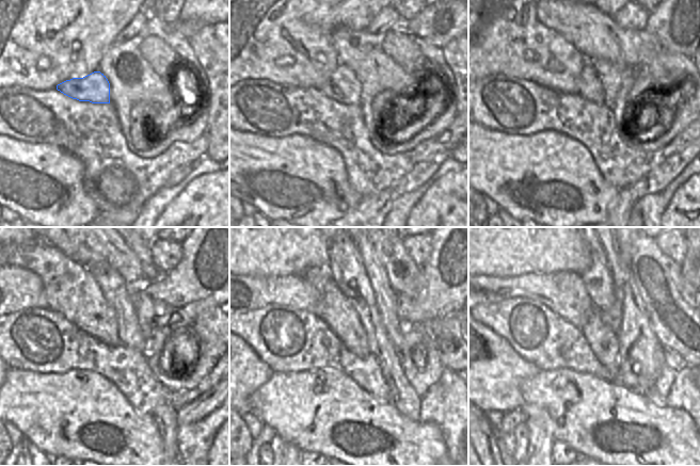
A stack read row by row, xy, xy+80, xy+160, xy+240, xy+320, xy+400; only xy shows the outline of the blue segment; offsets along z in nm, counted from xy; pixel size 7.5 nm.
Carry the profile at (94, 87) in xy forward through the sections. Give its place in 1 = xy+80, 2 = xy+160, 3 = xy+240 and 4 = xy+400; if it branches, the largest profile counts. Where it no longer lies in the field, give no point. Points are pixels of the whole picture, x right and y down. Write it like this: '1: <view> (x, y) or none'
1: xy+80 (343, 85)
2: xy+160 (601, 82)
3: xy+240 (207, 276)
4: xy+400 (685, 264)

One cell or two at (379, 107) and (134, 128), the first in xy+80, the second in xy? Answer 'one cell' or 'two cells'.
one cell

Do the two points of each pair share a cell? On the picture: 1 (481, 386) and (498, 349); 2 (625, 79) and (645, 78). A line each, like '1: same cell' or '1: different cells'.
1: same cell
2: same cell

